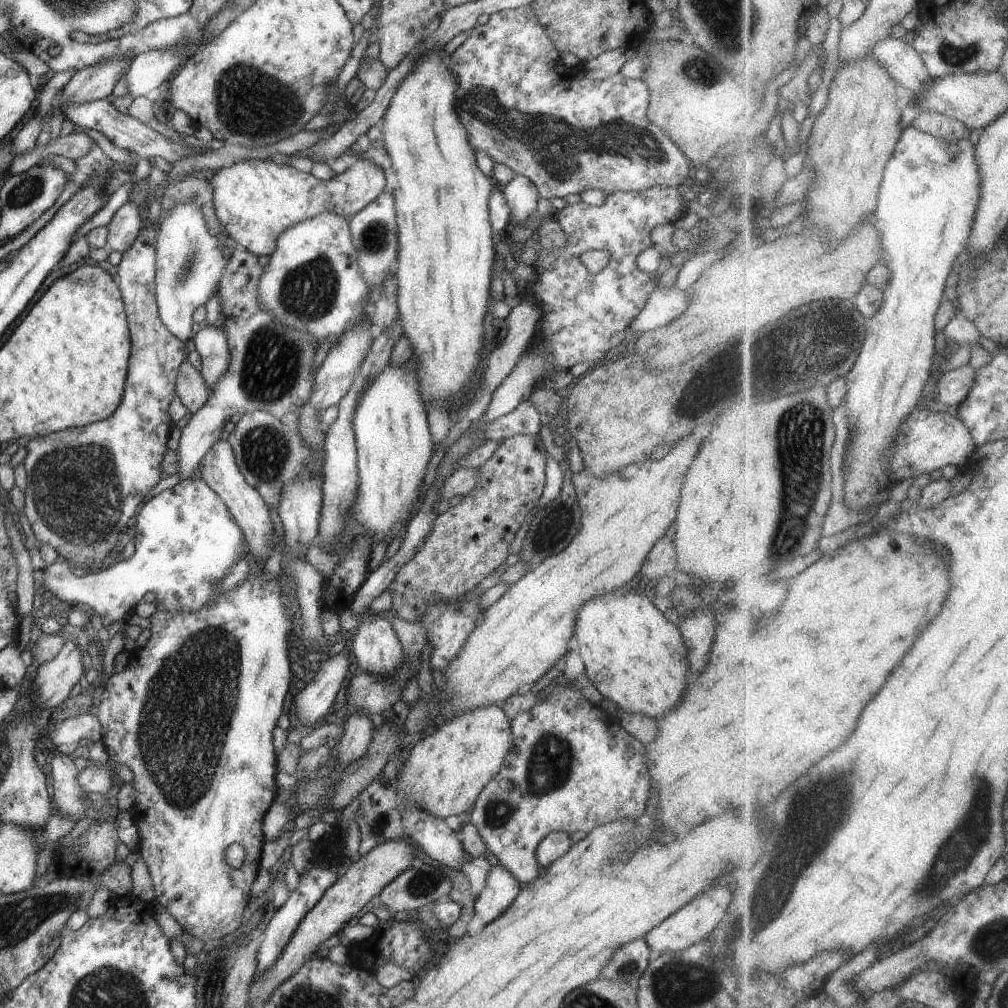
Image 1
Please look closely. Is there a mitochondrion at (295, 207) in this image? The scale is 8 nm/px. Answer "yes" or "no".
no

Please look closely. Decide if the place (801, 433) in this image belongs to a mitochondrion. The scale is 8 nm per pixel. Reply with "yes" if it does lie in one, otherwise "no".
yes

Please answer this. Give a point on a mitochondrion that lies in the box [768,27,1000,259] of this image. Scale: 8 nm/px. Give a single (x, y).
(952, 54)

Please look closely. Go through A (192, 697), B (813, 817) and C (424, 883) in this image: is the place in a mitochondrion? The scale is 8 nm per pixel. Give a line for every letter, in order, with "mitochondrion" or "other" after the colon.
A: mitochondrion
B: mitochondrion
C: mitochondrion

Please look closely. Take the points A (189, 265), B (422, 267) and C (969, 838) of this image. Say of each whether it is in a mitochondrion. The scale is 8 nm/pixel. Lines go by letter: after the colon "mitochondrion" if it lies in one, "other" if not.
A: mitochondrion
B: other
C: mitochondrion

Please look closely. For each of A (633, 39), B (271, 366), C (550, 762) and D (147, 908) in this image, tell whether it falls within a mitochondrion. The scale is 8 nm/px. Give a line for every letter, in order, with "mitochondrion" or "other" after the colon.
A: other
B: mitochondrion
C: mitochondrion
D: other

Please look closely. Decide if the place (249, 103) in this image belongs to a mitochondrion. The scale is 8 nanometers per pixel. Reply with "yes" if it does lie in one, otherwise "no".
yes

